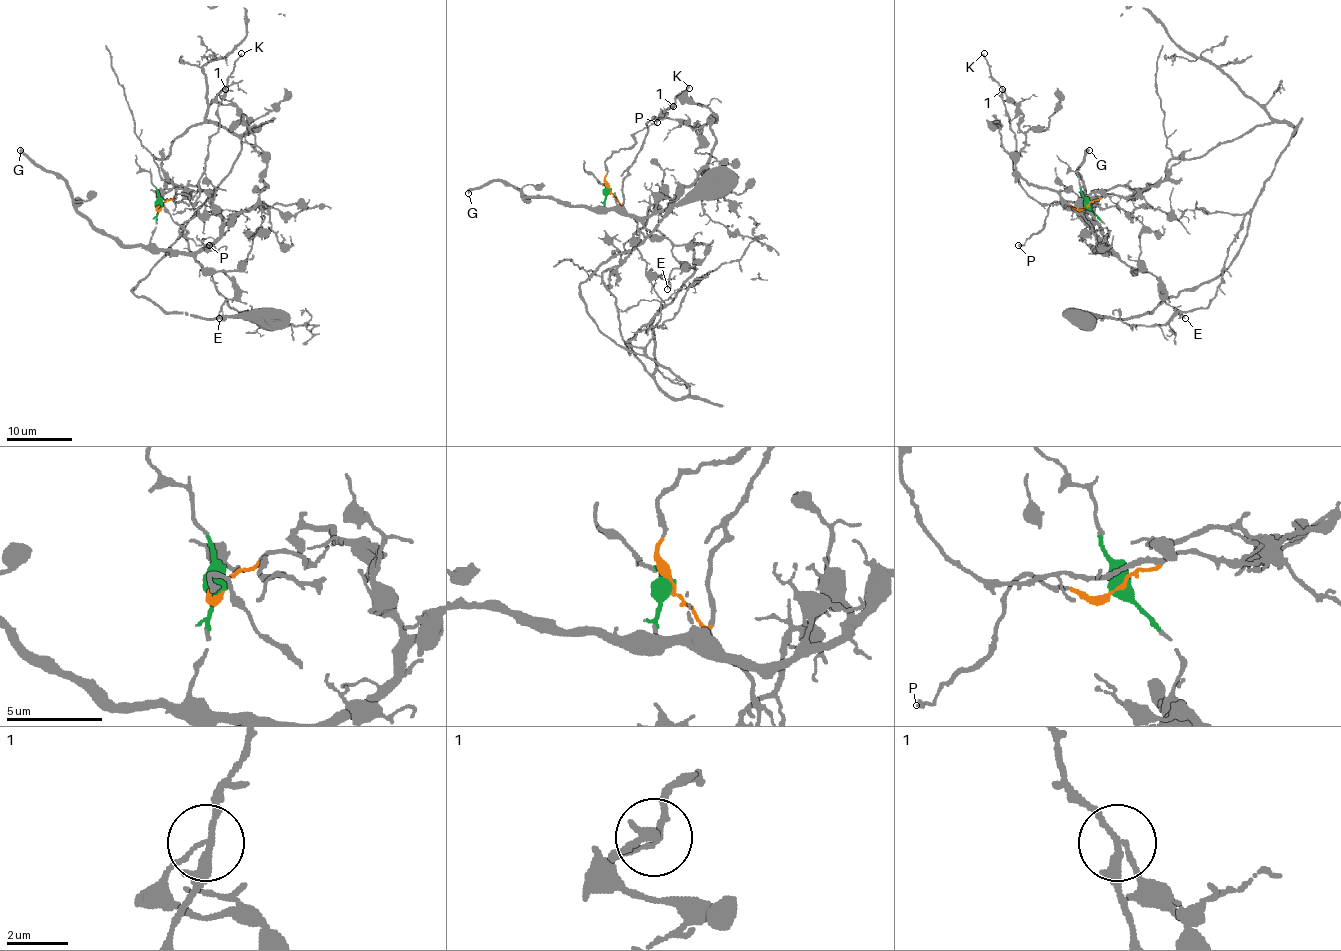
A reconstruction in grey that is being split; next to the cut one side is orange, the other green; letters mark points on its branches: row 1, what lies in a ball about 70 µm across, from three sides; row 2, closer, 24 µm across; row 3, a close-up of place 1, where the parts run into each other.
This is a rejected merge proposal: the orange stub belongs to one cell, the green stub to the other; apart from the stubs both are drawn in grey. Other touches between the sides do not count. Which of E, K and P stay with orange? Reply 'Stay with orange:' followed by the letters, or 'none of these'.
Stay with orange: K, P

